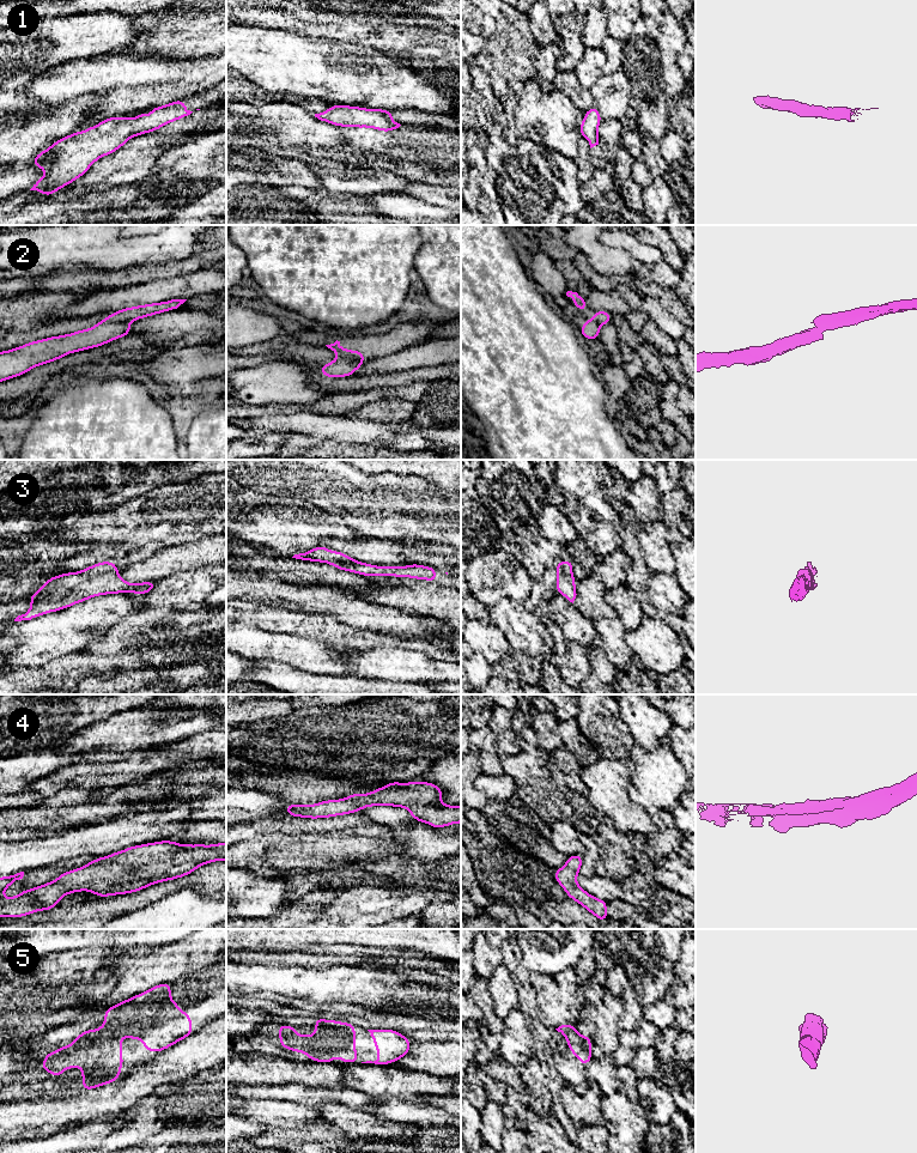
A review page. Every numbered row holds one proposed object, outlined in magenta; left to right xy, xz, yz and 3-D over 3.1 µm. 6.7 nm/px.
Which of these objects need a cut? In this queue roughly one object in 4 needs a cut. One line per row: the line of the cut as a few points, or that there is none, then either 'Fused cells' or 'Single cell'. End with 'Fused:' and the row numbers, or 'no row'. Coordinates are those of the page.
1: No split. Single cell
2: Split along xy (128, 321), (101, 322). Fused cells
3: No split. Single cell
4: No split. Single cell
5: No split. Single cell
Fused: 2

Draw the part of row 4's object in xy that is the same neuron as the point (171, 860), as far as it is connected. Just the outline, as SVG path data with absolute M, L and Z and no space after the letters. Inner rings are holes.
M159 841L129 846L105 857L97 857L74 870L63 872L44 885L5 898L2 892L24 872L0 878L0 917L22 917L38 910L49 911L66 894L89 891L99 898L141 891L151 885L192 874L213 861L226 861L226 843L178 844Z

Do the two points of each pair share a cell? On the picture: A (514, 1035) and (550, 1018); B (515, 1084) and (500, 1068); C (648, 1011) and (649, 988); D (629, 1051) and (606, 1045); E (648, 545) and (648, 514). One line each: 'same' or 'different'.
A: different
B: same
C: different
D: different
E: different

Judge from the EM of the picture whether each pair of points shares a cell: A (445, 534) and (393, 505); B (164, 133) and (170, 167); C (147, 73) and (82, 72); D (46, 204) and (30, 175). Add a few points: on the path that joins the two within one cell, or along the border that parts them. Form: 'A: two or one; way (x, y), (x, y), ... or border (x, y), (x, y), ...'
A: one; way (435, 520), (427, 513), (407, 509)
B: two; border (166, 149), (157, 161), (157, 170), (153, 174)
C: one; way (131, 72), (98, 72)
D: two; border (29, 189), (12, 195)

